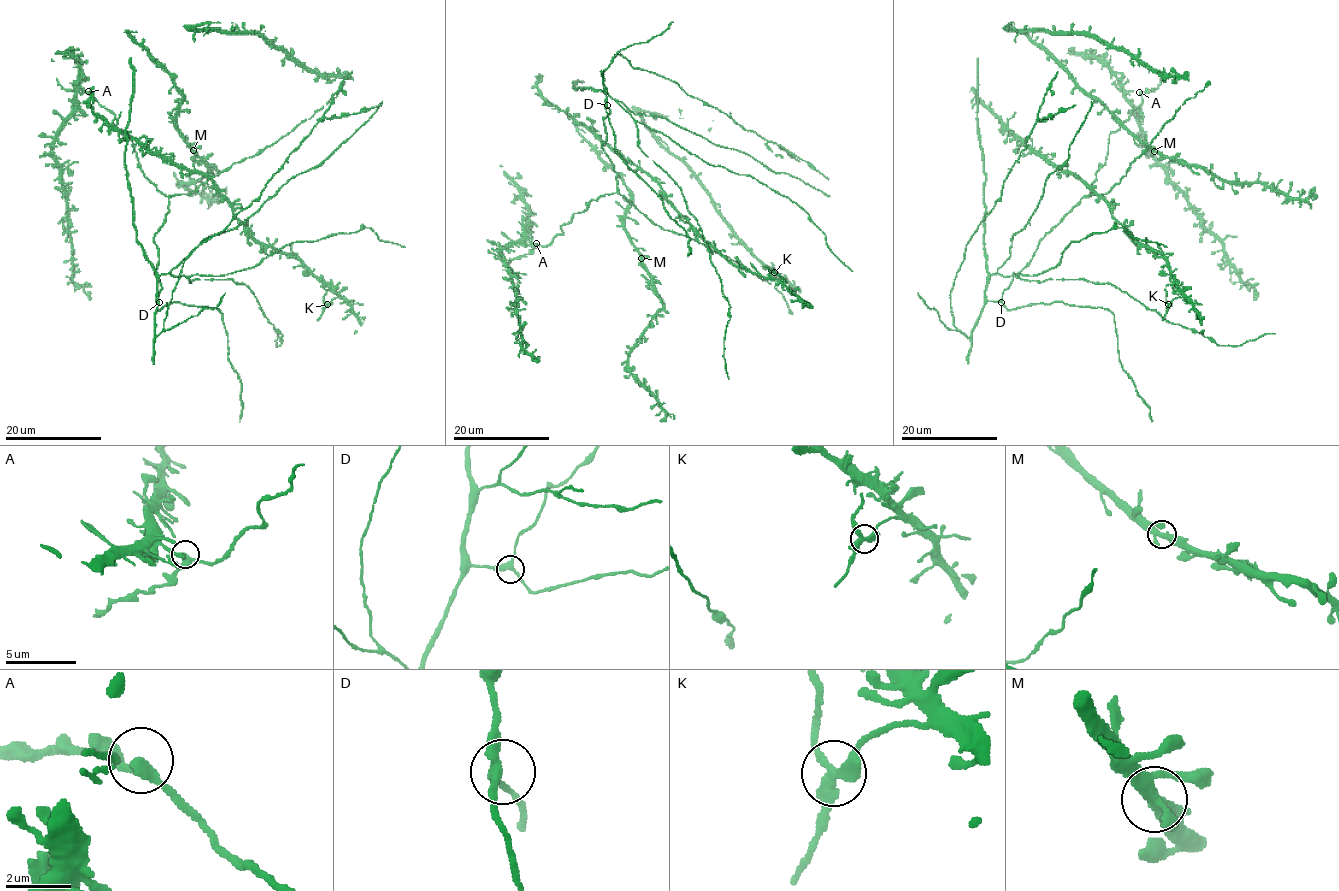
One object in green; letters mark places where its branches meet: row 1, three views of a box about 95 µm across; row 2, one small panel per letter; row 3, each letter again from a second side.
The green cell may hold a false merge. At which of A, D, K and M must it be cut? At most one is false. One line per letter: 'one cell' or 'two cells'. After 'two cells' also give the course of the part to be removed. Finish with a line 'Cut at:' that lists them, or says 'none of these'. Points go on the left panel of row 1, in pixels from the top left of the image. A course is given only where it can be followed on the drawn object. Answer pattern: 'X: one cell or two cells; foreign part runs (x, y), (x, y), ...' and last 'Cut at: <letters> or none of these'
A: one cell
D: one cell
K: two cells; foreign part runs (326, 305), (317, 320)
M: one cell
Cut at: K

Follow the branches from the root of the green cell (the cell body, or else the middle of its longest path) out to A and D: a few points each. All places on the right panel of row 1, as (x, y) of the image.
A: (1074, 206), (1090, 194), (1091, 183), (1105, 161), (1109, 135), (1142, 104), (1139, 92)
D: (1074, 206), (1039, 242), (1032, 259), (1013, 276), (1001, 302)

